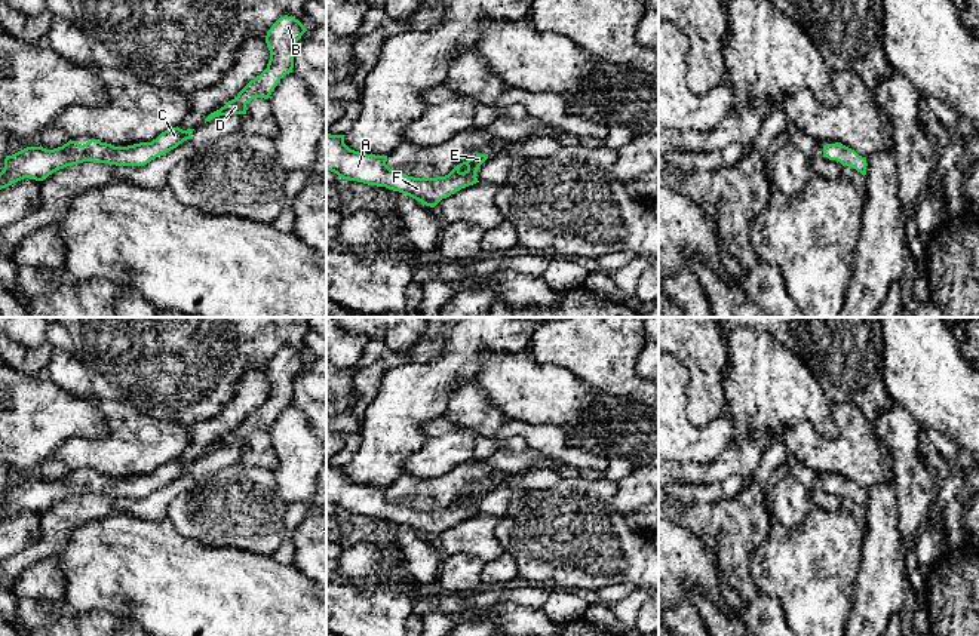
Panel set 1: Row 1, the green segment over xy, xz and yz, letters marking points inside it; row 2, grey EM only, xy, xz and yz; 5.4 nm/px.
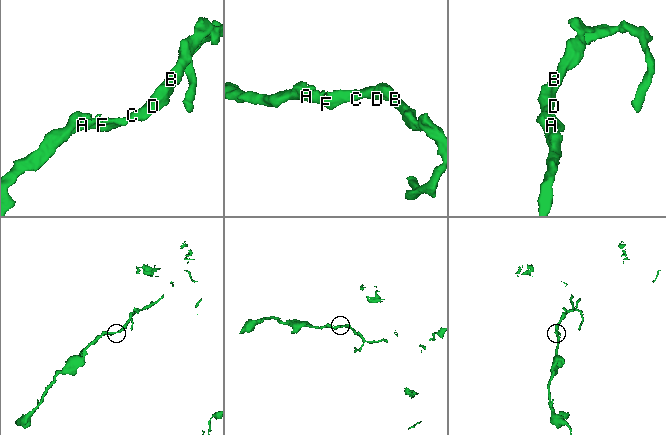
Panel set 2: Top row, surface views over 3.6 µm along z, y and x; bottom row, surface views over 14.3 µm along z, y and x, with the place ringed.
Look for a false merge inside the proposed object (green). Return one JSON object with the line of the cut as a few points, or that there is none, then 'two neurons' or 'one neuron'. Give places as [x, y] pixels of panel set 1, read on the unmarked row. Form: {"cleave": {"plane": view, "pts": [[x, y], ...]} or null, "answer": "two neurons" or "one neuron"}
{"cleave": null, "answer": "one neuron"}

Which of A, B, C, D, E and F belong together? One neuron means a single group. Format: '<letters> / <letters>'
A B C D E F

